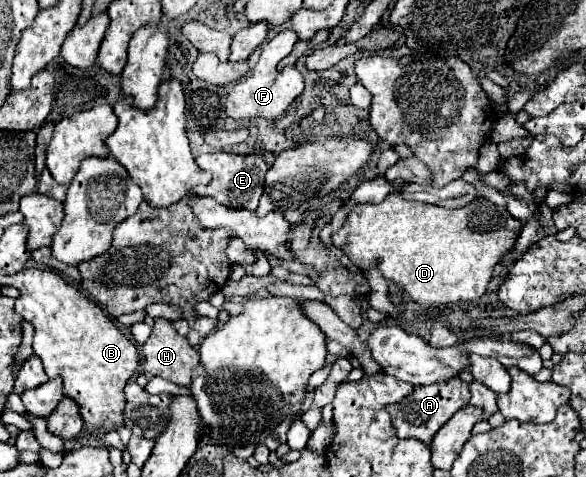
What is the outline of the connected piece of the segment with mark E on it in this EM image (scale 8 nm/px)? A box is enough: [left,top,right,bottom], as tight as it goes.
[197,151,269,211]

